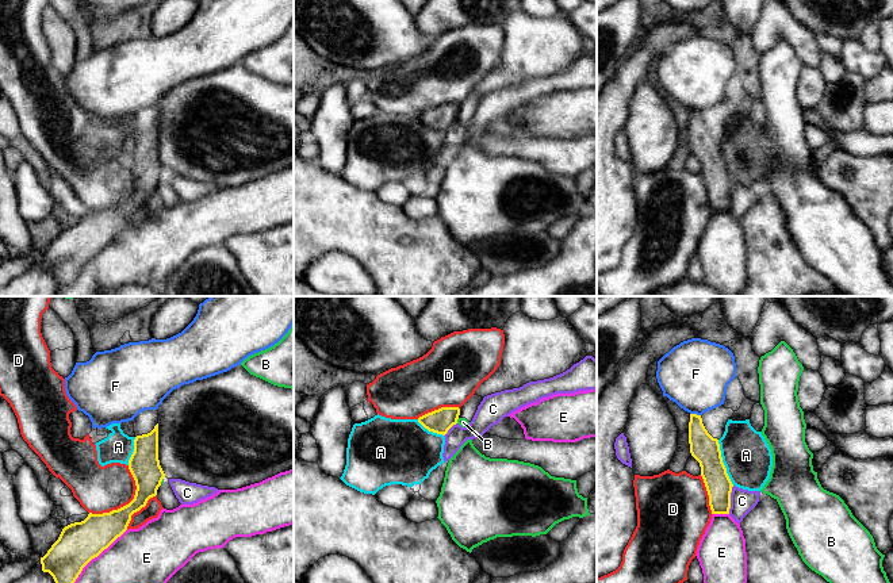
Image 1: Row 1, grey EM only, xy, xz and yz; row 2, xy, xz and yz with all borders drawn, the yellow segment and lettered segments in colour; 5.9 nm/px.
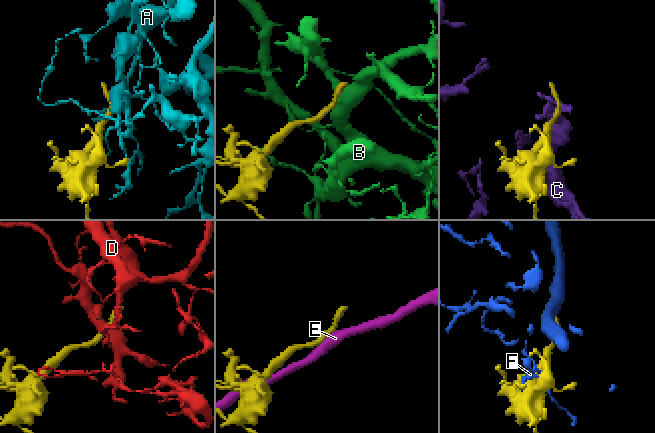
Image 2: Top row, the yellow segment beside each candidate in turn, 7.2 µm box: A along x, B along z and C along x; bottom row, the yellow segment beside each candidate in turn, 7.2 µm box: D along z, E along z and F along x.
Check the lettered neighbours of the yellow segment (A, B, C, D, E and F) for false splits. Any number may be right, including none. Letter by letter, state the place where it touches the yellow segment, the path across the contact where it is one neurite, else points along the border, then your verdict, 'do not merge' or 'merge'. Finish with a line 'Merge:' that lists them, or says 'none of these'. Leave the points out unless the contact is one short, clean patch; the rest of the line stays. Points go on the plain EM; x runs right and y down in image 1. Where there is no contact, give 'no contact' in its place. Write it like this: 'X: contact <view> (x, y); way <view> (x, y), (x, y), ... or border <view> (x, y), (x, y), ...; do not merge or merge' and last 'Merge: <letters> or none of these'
A: contact yz (723, 160); do not merge
B: contact xy (161, 177); border xy (163, 175), (160, 180); do not merge
C: contact yz (729, 196); border yz (734, 183), (728, 210); do not merge
D: contact xy (129, 200); do not merge
E: contact xy (91, 256); do not merge
F: contact yz (696, 111); do not merge
Merge: none of these

